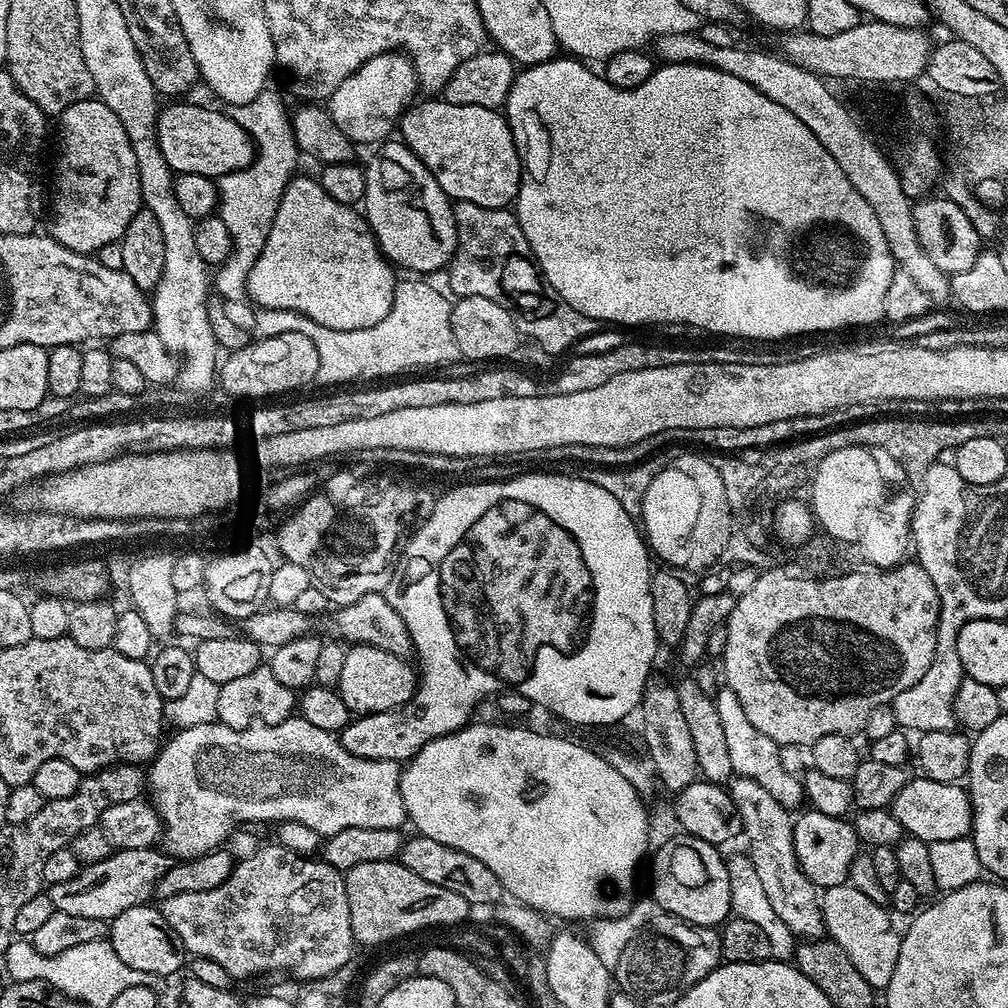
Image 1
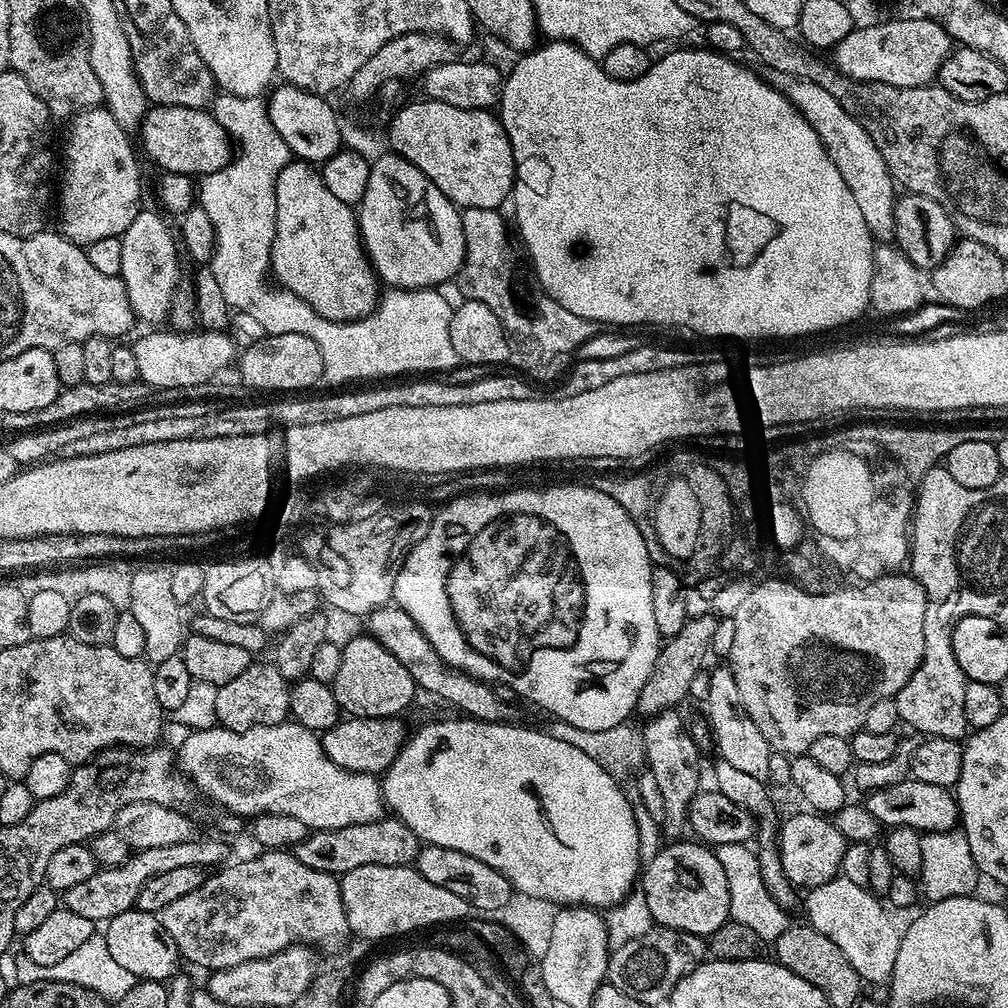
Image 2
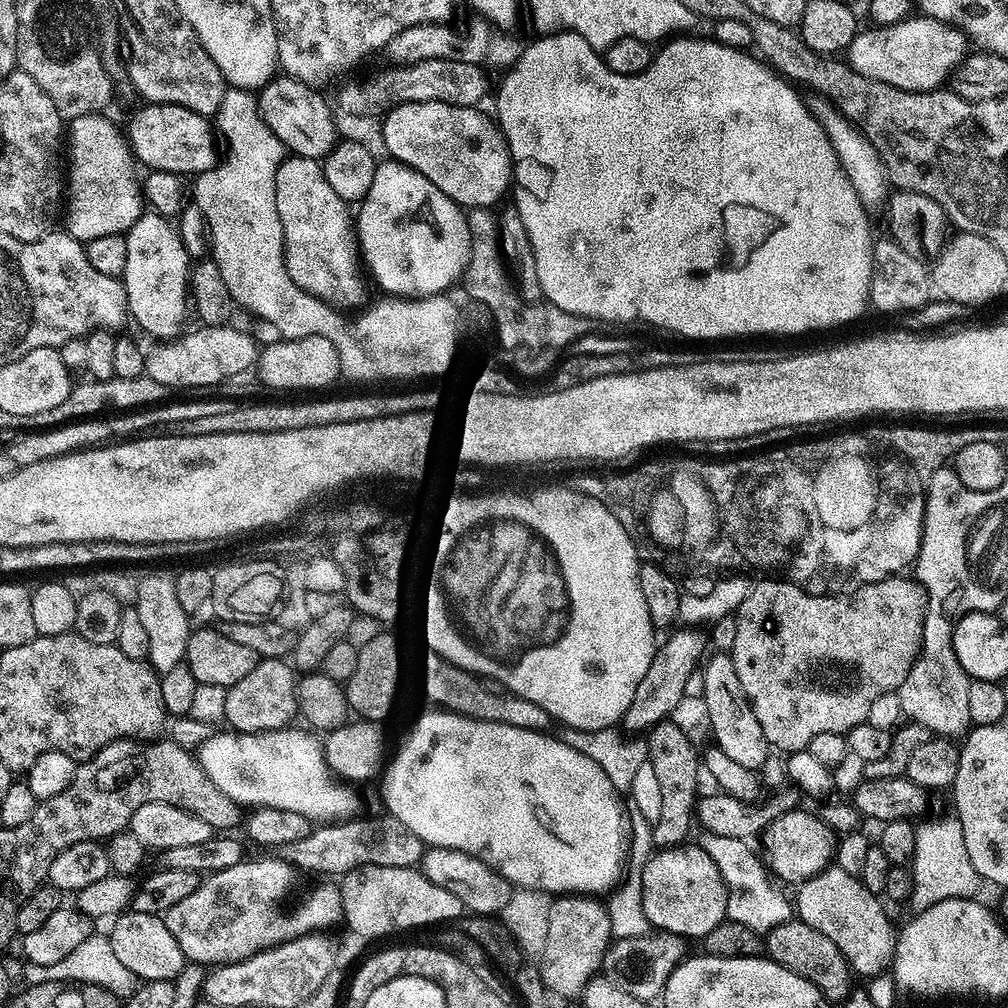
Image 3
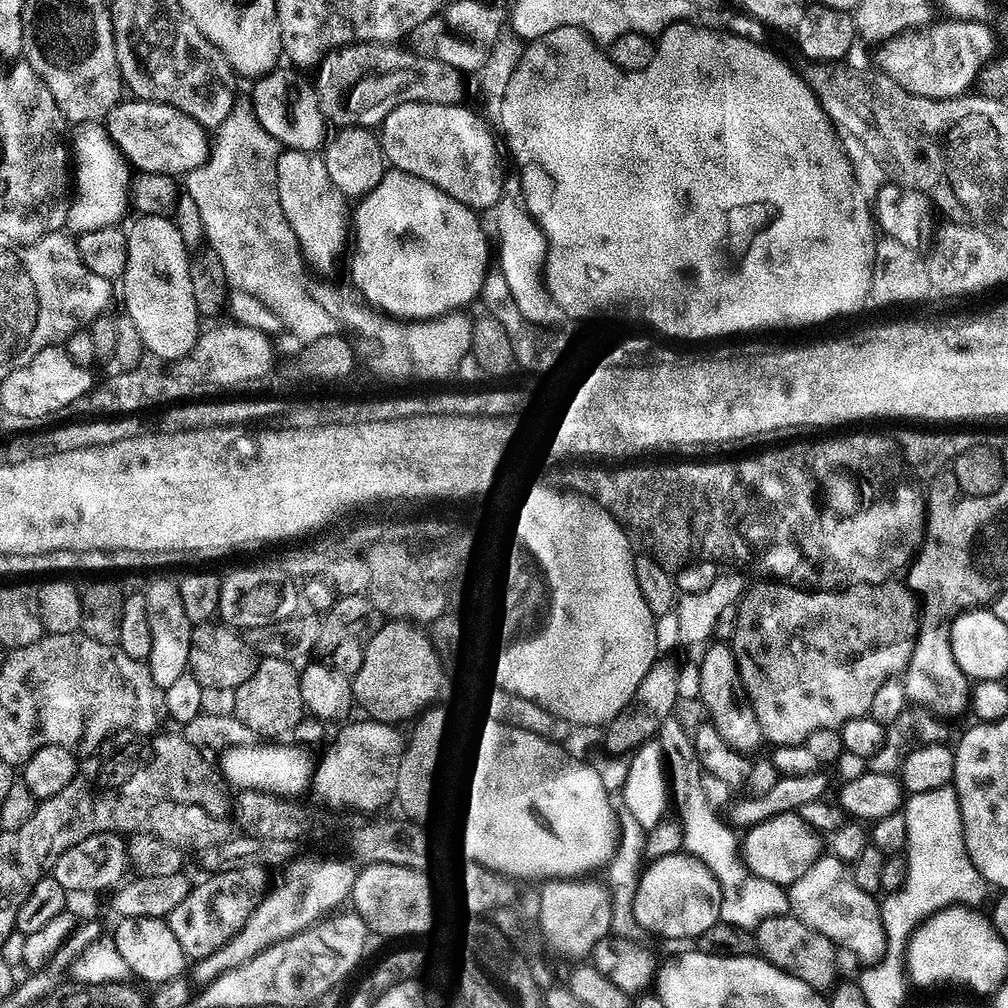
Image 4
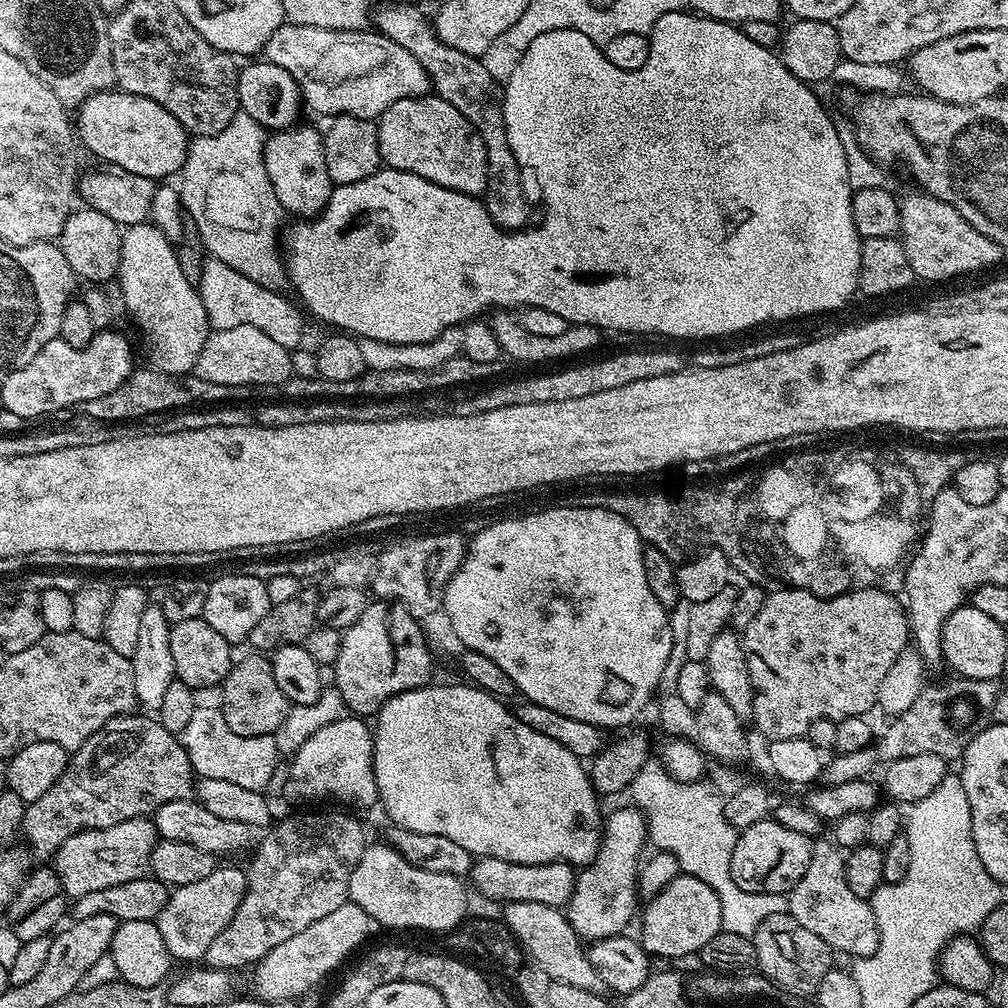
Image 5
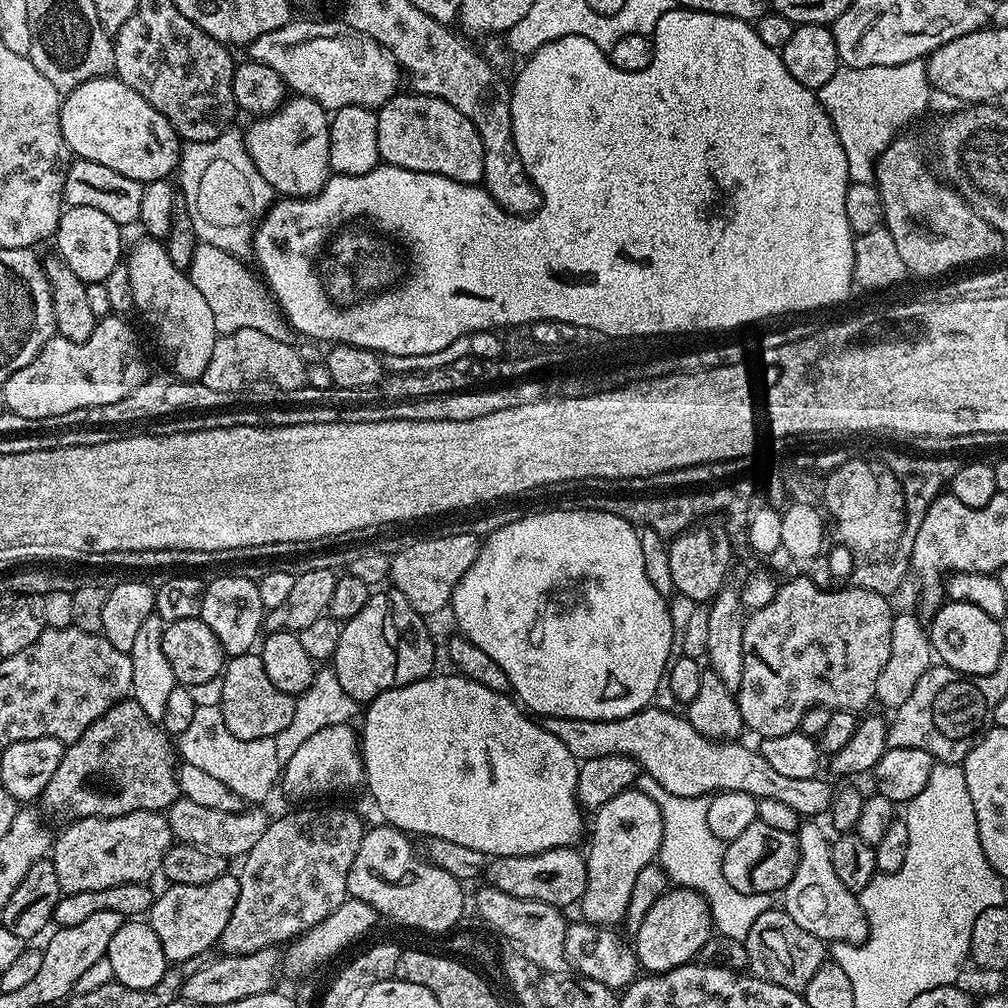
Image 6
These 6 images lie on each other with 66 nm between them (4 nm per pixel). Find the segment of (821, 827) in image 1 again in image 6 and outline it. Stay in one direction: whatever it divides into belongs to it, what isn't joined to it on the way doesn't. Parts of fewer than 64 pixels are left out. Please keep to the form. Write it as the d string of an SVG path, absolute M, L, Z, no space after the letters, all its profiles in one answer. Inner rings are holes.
M757 822L746 826L746 830L725 847L724 874L730 886L742 894L776 894L787 888L794 878L799 861L800 841L793 833L767 828Z

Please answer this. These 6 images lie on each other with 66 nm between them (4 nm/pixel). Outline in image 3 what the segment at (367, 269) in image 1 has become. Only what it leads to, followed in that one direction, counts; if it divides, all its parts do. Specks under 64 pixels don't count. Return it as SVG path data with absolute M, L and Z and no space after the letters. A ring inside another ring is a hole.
M295 154L285 158L277 170L275 201L284 231L284 256L290 278L302 290L328 305L354 303L360 296L360 268L362 269L358 232L354 227L353 213L352 216L348 213L349 205L338 198L338 194L334 194L334 189L330 187L330 182L326 182L323 163Z

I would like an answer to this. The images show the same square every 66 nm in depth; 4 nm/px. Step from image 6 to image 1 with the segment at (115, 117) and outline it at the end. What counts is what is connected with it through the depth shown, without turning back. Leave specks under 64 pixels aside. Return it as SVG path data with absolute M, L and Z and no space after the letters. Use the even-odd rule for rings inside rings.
M172 102L156 118L158 146L173 173L189 172L219 178L245 169L254 159L254 143L246 130L231 119L227 111L215 112L212 106Z

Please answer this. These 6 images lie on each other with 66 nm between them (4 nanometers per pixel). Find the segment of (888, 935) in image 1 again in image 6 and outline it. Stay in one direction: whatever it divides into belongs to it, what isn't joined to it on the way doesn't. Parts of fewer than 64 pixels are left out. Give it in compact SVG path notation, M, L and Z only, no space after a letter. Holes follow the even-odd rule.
M804 822L801 823L798 829L800 861L794 878L789 882L787 888L783 889L783 911L787 912L790 918L794 918L794 922L798 922L798 926L802 926L802 930L814 934L822 941L860 944L868 939L868 920L864 917L862 909L860 909L859 899L840 881L838 874L834 874L829 837L824 837L823 830L816 824L819 823Z

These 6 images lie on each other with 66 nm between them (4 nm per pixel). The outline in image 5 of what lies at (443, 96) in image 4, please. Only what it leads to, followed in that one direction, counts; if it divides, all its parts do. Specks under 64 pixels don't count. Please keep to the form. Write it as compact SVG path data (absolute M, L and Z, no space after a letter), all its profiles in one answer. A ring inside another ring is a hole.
M287 22L280 25L270 36L262 53L263 59L274 66L282 66L298 82L303 103L308 104L320 116L335 118L337 116L353 116L363 120L375 121L382 113L402 98L429 95L428 75L410 50L398 46L390 38L386 38L378 30L361 30L359 32L343 32L342 30L326 30L316 26L298 26Z

